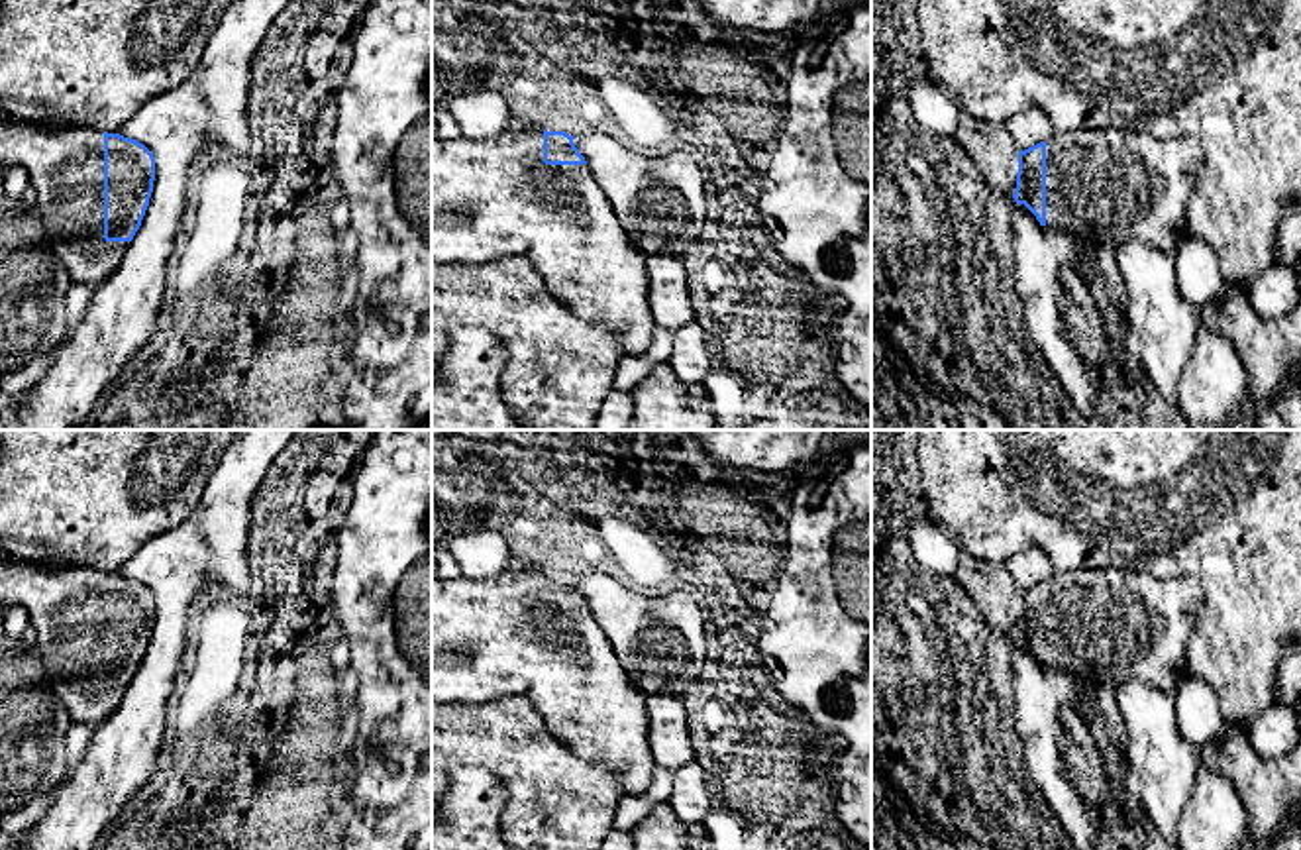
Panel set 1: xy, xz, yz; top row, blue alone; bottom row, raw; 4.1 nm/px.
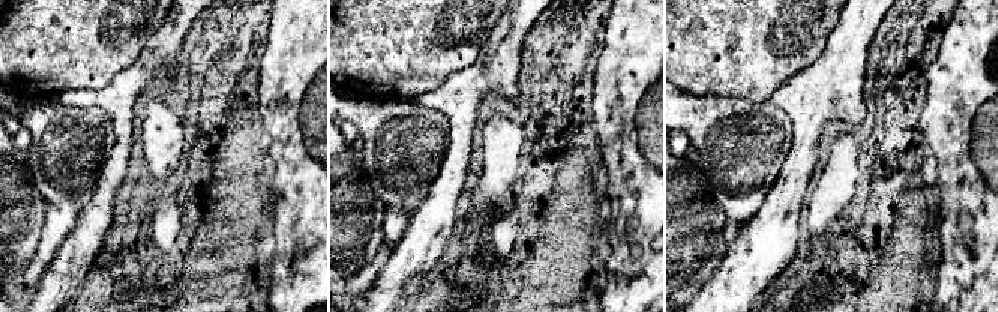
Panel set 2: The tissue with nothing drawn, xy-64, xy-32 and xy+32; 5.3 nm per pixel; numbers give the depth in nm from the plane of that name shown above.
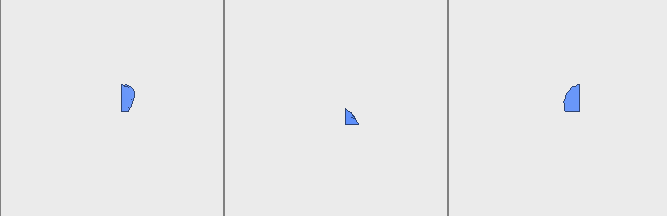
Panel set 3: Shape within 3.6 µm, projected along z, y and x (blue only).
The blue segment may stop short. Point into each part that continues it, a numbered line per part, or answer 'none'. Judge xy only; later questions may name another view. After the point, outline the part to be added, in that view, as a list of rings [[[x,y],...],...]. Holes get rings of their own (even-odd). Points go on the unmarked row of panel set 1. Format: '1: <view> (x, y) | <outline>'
1: xy (65, 605) | [[[0,550],[0,607],[12,605],[27,611],[47,685],[71,720],[106,720],[128,681],[104,679],[104,571],[47,567]]]

